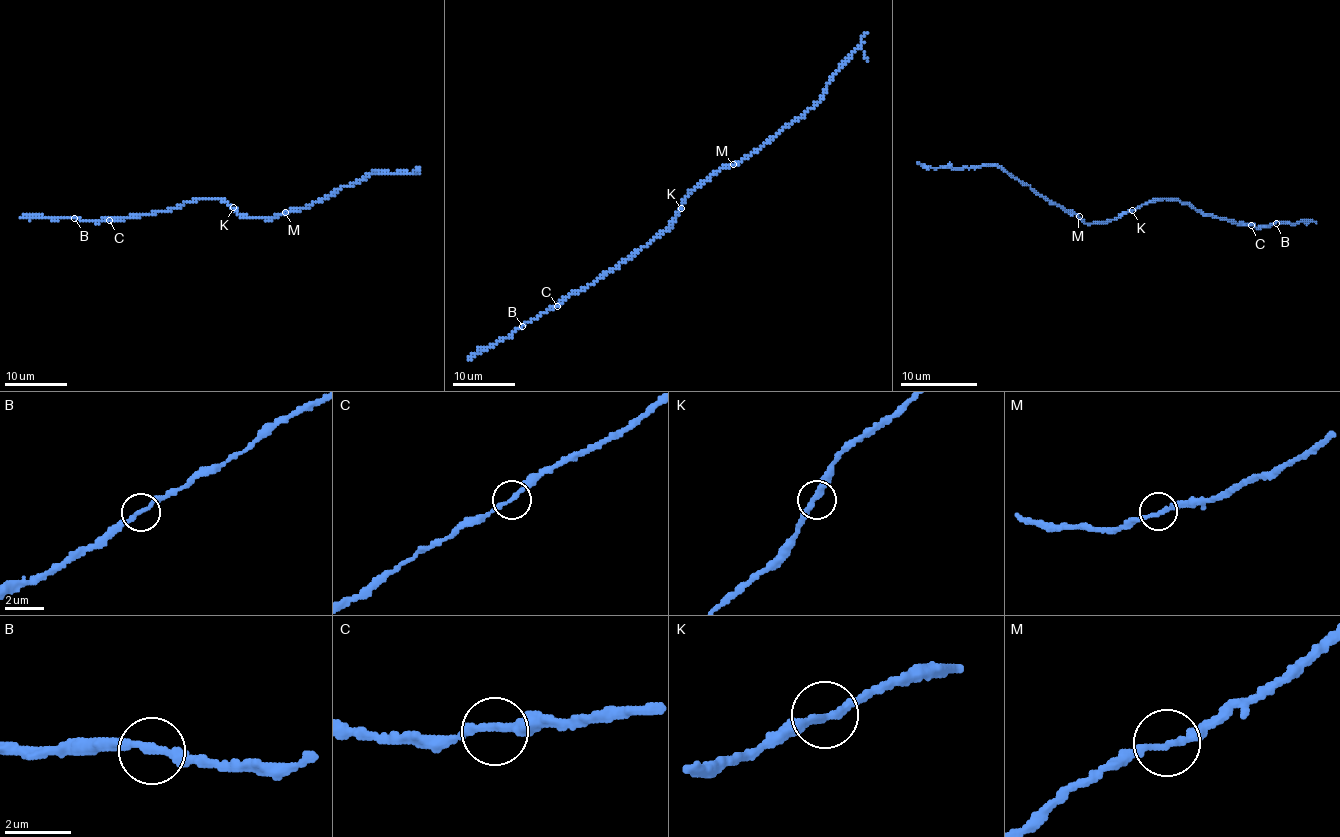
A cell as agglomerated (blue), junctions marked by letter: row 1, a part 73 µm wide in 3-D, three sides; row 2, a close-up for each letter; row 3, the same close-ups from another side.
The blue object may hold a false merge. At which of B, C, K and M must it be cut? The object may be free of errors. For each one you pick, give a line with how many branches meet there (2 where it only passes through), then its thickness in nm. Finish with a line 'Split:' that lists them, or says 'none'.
Split: none

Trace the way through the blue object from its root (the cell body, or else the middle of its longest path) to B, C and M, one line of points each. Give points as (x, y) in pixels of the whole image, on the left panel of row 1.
B: (233, 209), (221, 199), (198, 198), (151, 214), (104, 218), (101, 221), (74, 218)
C: (233, 209), (221, 199), (198, 198), (169, 210), (109, 220)
M: (233, 209), (241, 215), (265, 218), (285, 212)

